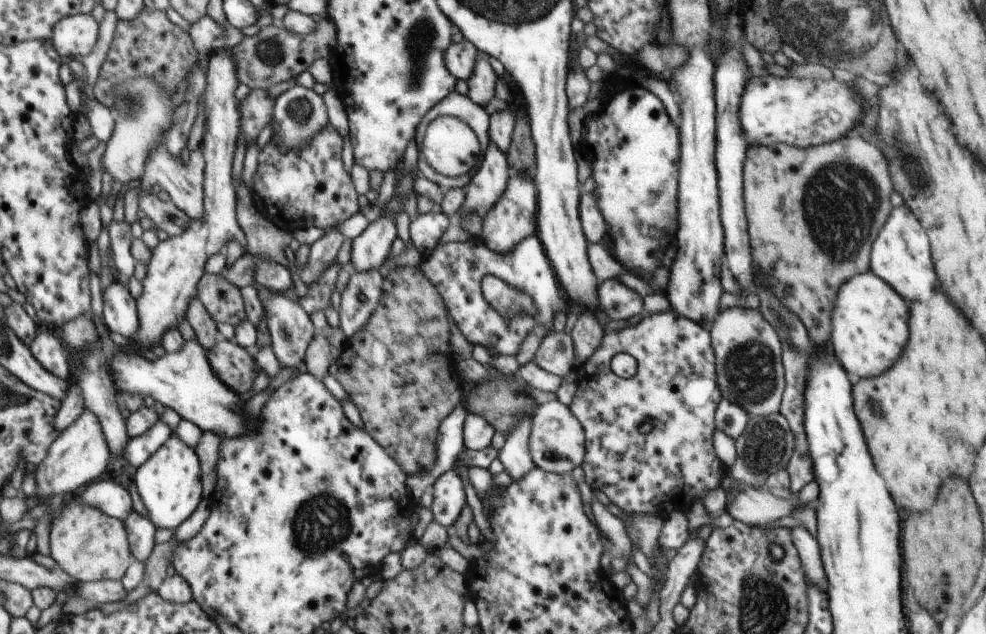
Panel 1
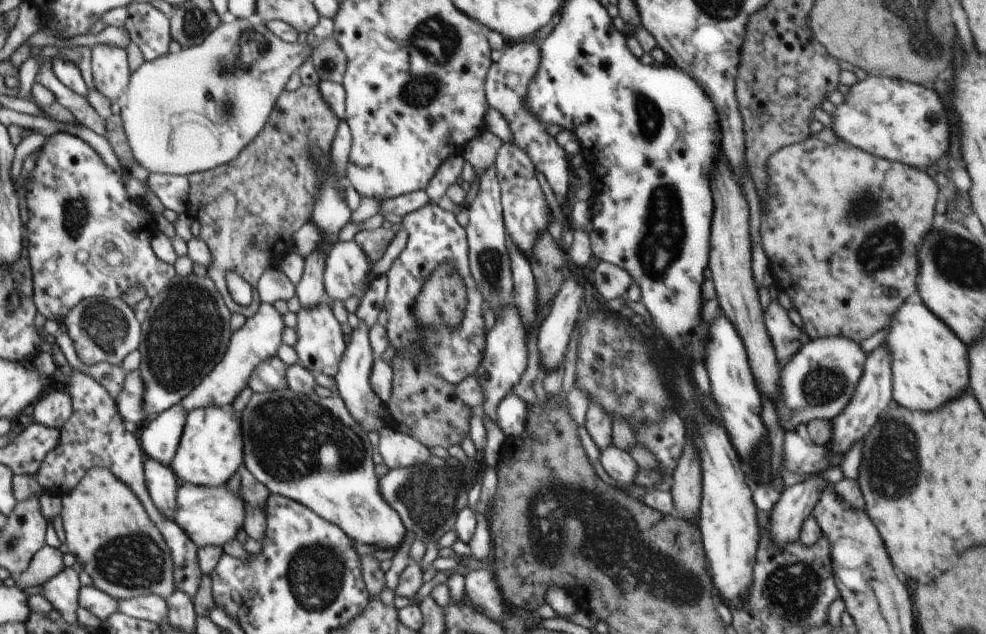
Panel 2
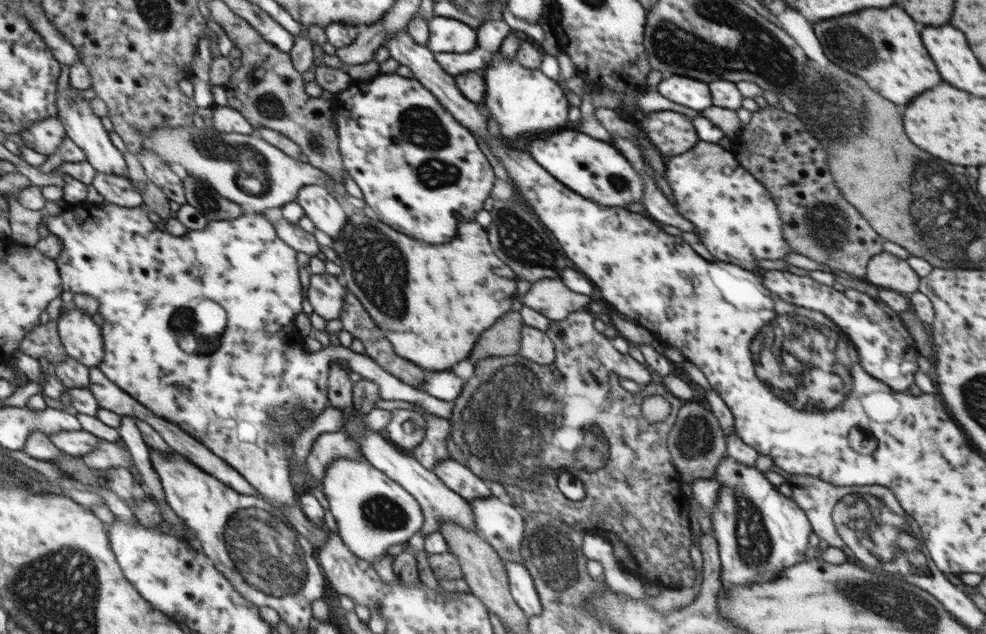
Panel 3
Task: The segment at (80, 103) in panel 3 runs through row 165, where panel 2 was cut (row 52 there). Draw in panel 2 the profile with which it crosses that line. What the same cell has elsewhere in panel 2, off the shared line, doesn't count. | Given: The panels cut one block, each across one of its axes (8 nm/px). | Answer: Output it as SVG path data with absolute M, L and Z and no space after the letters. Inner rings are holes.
M98 44L92 49L94 86L112 102L121 103L133 70L128 70L126 52L118 46Z

